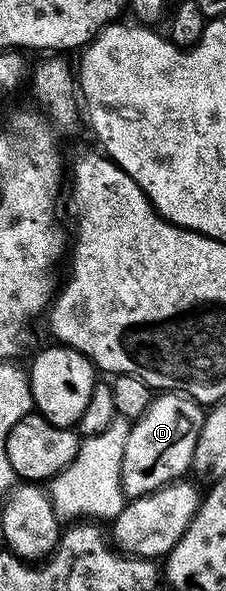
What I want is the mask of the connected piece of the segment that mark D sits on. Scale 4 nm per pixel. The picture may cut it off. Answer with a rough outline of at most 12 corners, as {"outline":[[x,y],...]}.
{"outline":[[154,395],[123,450],[126,497],[190,471],[206,409]]}

